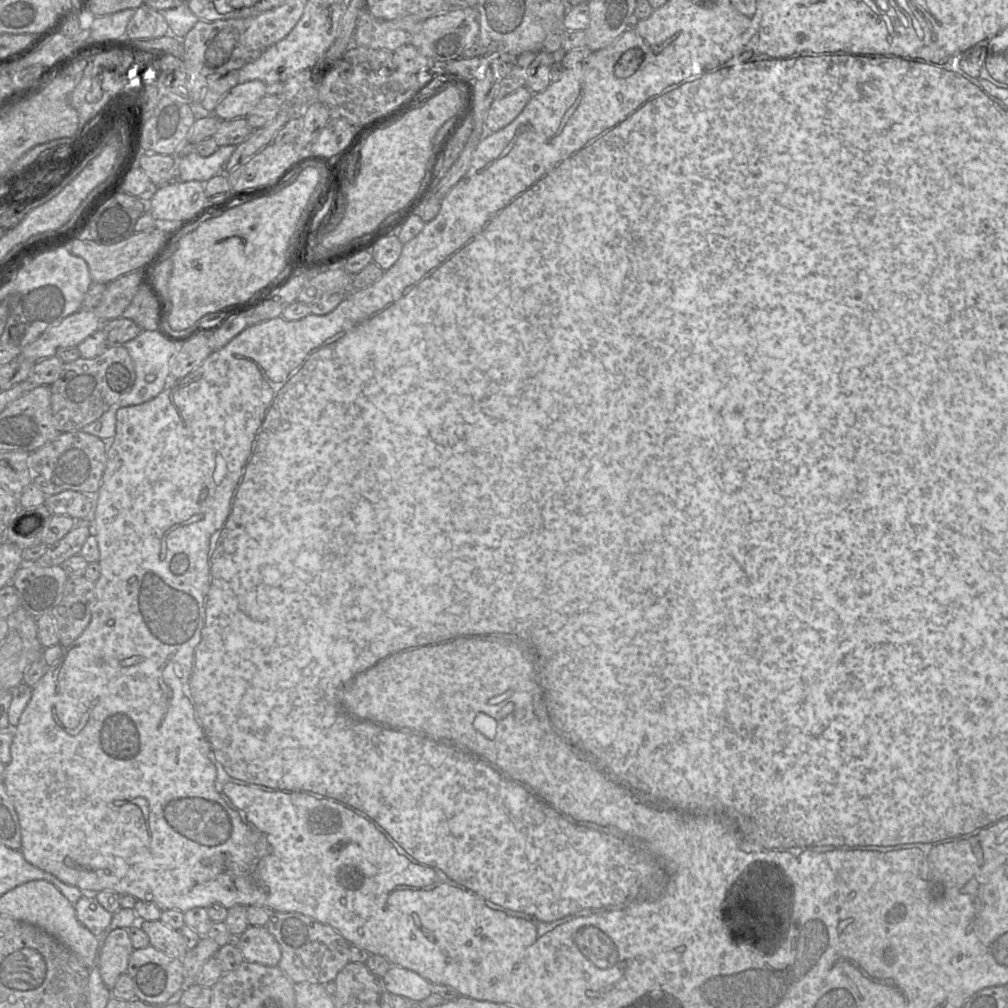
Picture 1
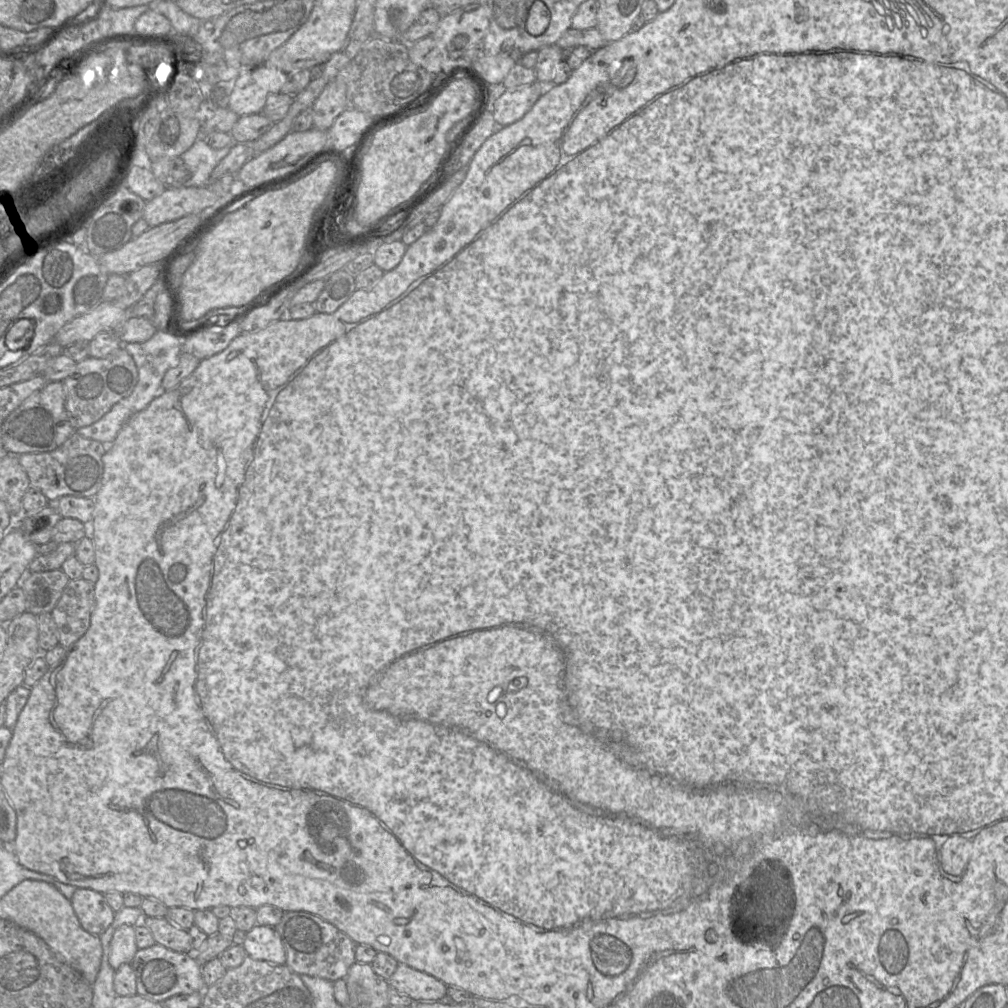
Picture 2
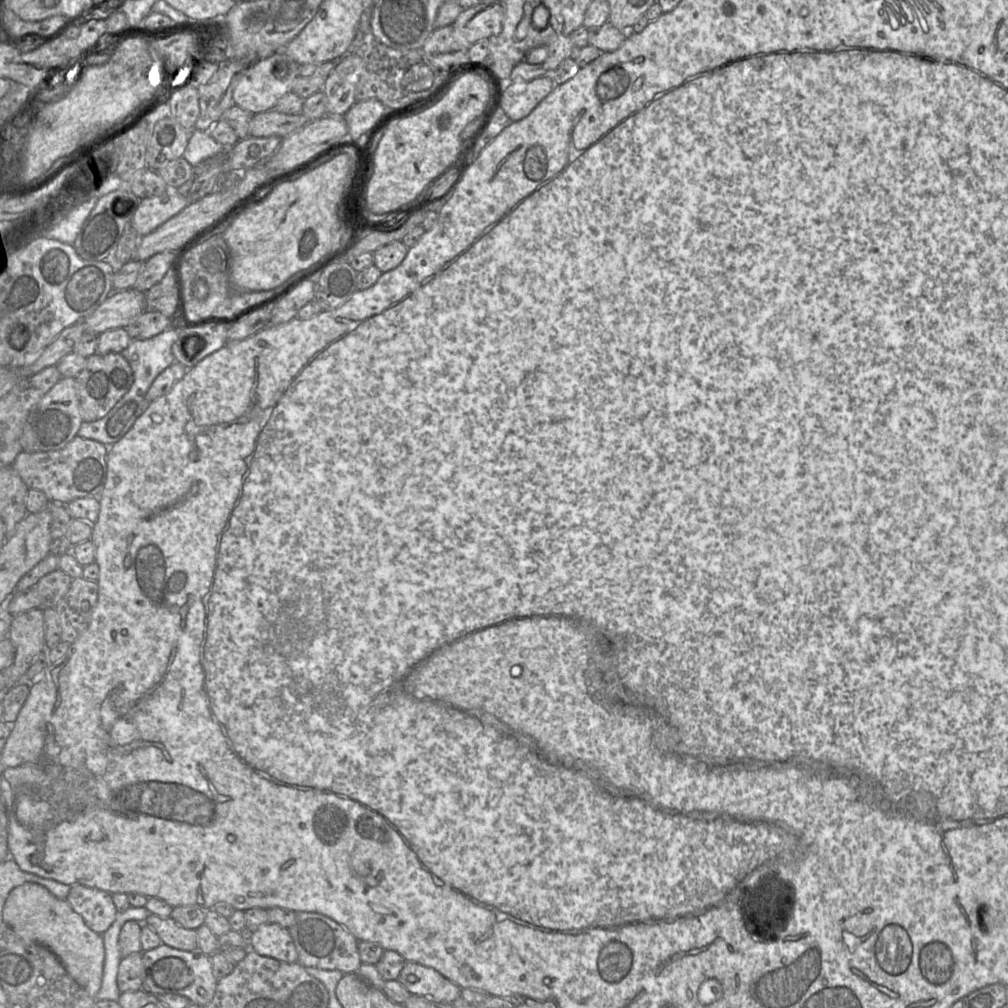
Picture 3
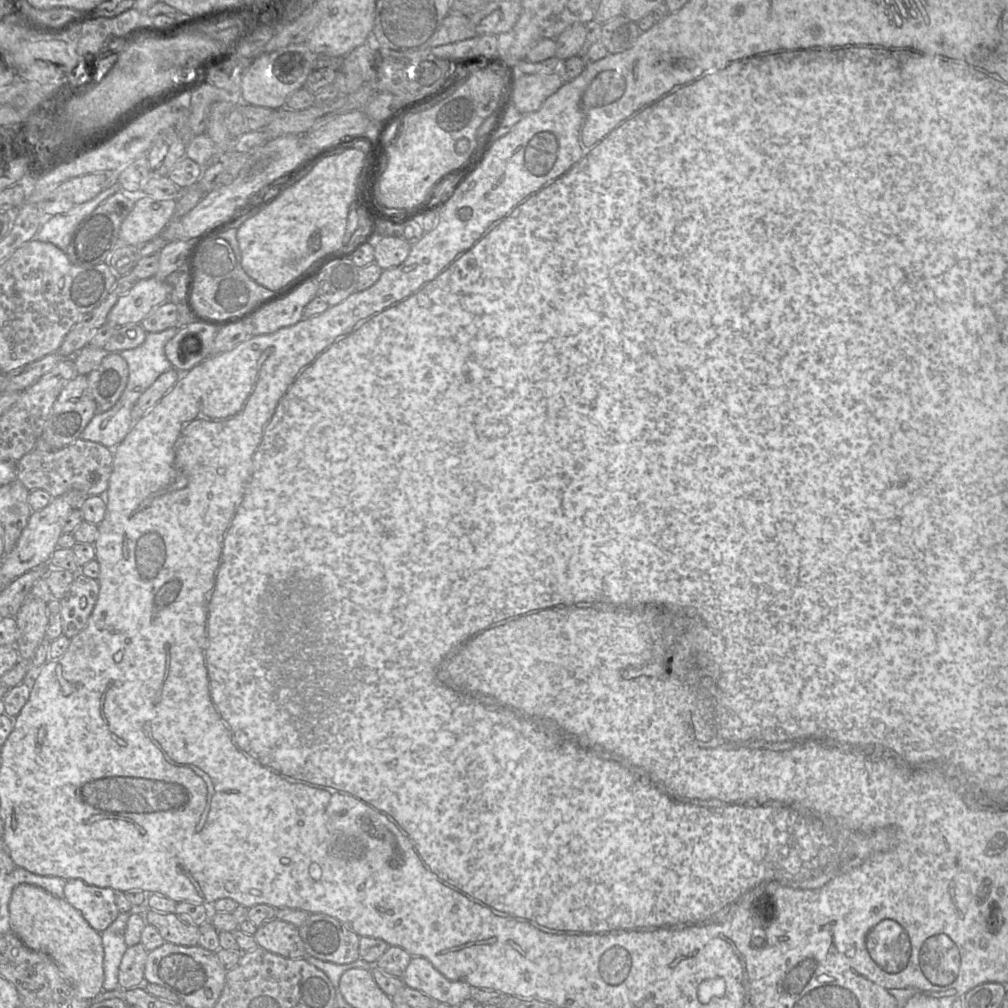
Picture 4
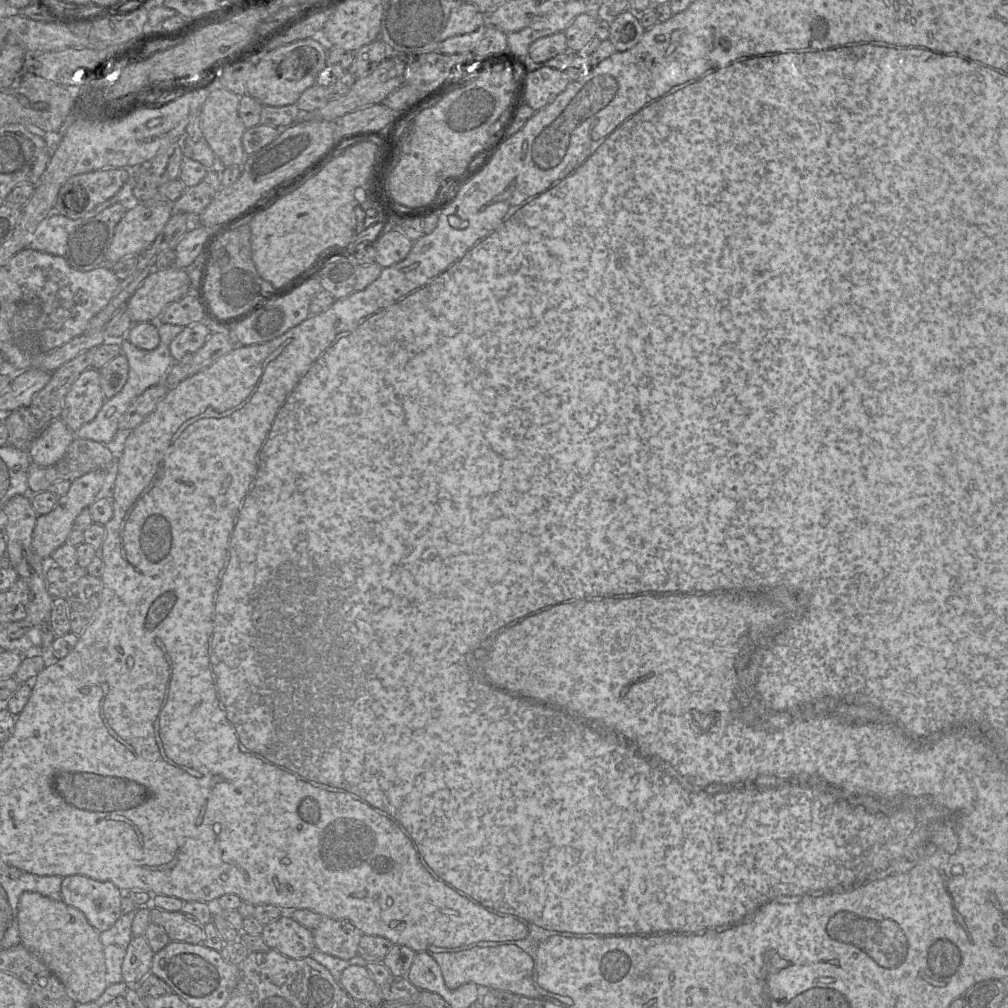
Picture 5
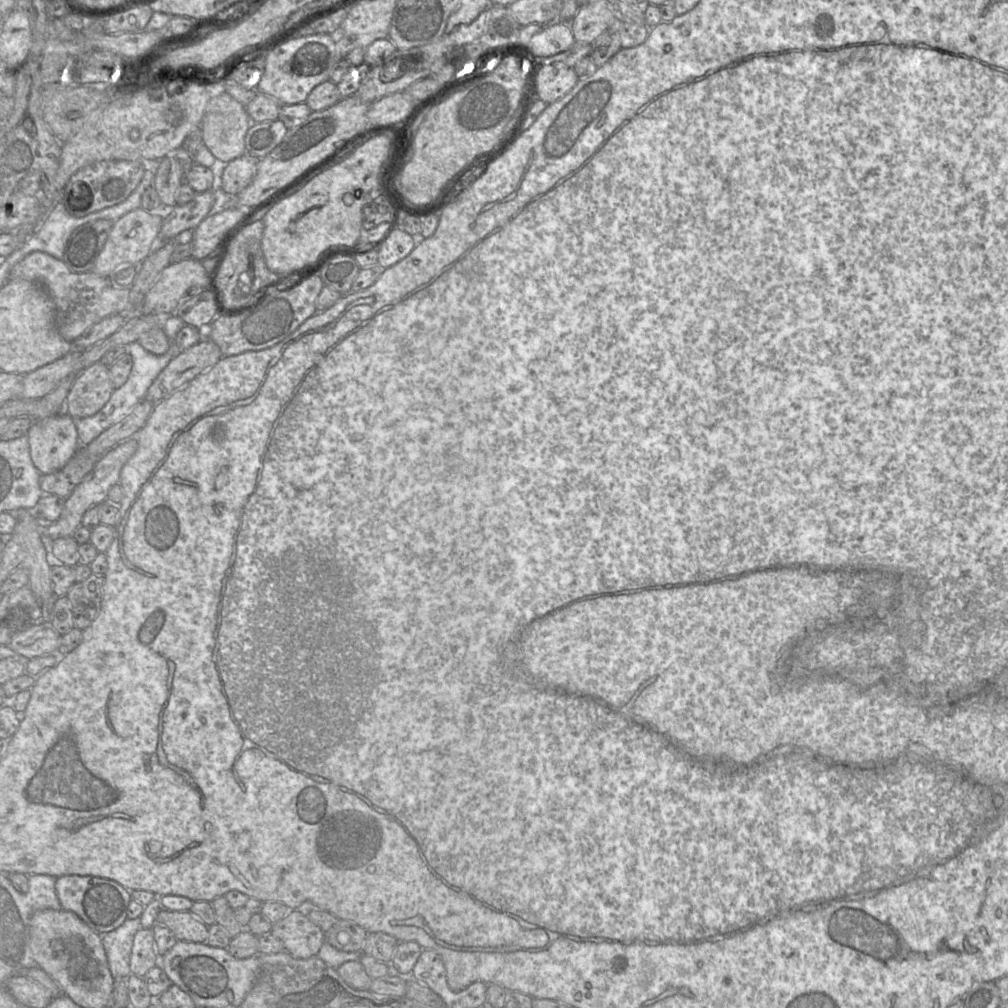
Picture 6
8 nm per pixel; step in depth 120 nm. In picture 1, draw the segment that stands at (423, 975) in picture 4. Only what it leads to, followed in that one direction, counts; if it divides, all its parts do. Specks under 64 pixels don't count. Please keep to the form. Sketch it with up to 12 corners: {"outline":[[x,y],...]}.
{"outline":[[397,965],[381,981],[389,993],[421,1002],[431,982]]}

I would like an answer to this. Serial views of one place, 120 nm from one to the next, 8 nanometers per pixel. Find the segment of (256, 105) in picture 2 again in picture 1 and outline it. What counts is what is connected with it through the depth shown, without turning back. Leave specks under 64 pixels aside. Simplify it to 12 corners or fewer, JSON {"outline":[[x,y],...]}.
{"outline":[[252,80],[231,88],[213,114],[246,117],[267,84]]}

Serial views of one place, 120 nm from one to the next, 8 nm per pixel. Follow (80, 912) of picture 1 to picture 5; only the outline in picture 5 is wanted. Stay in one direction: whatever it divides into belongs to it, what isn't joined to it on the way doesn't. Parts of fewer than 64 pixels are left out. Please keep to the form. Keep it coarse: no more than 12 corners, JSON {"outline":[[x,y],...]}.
{"outline":[[64,877],[62,901],[80,910],[99,933],[123,914],[112,882]]}

